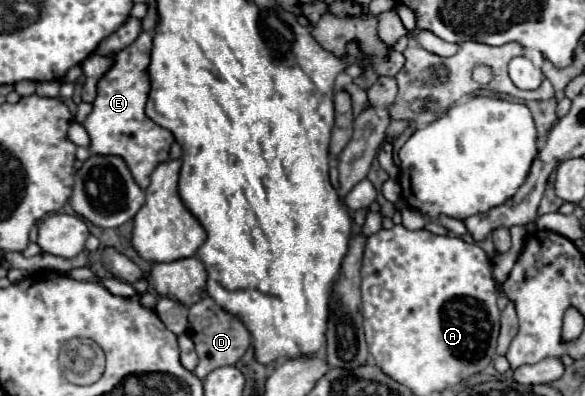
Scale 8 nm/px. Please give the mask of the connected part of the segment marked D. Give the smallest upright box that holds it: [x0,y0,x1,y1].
[188,297,250,379]

